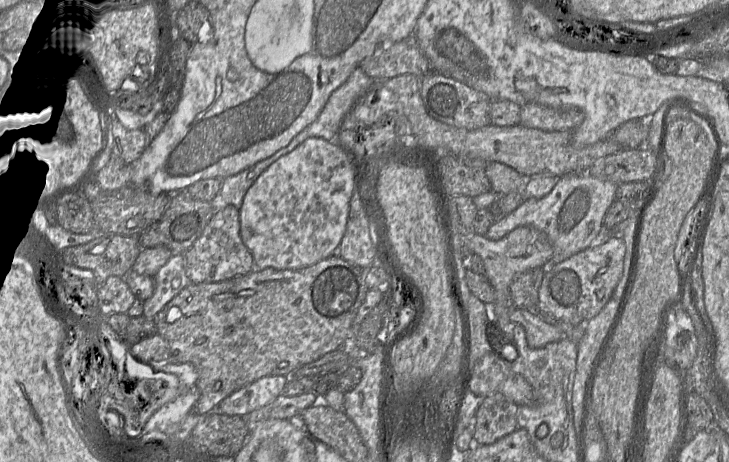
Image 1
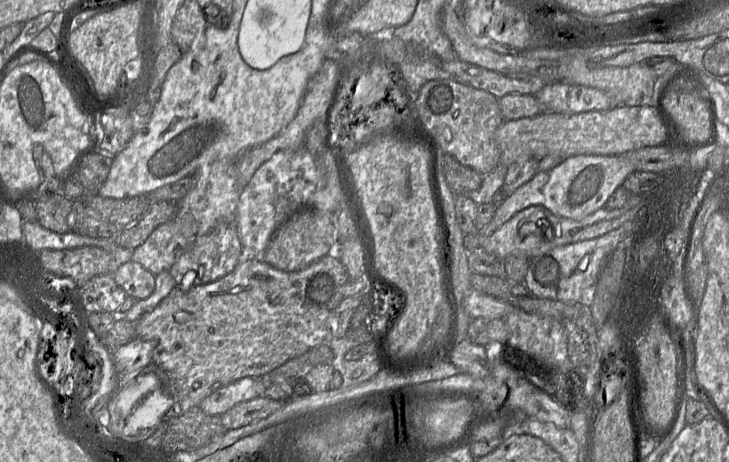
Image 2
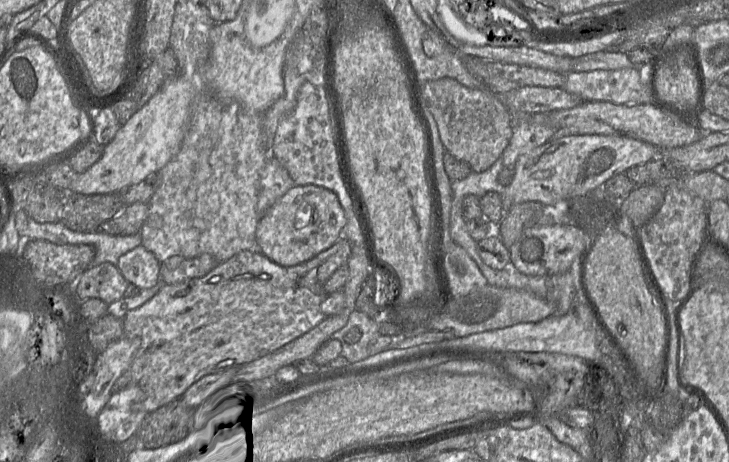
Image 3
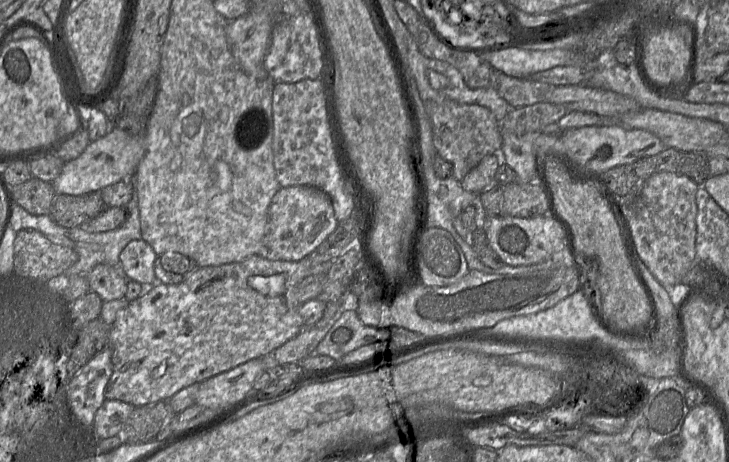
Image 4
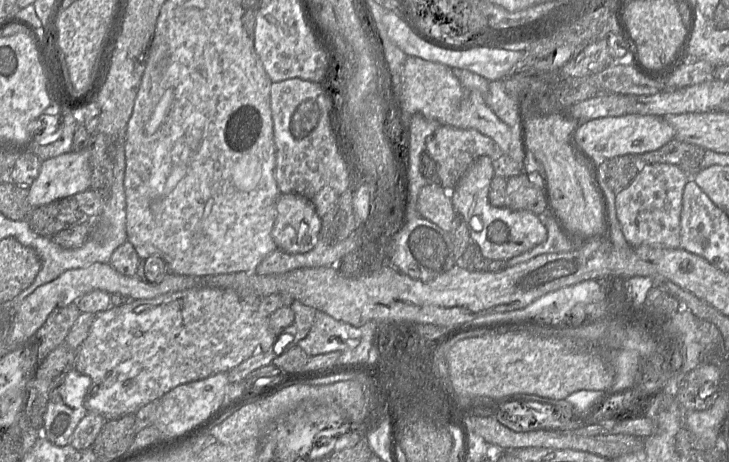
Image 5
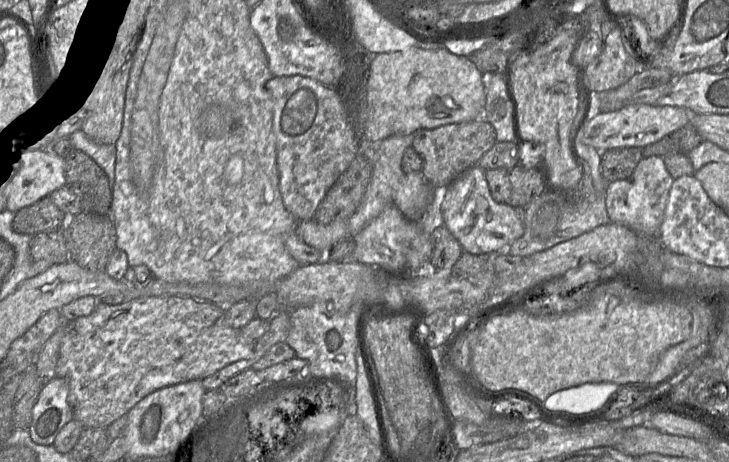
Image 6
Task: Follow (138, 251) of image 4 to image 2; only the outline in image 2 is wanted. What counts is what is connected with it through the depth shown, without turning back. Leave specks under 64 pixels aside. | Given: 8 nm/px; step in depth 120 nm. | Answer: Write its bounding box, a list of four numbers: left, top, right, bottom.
[112,260,156,300]

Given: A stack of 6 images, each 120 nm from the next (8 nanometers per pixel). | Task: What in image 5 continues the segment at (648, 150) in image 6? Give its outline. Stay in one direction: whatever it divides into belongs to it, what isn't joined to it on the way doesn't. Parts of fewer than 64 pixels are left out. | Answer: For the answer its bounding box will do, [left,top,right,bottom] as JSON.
[636,138,705,177]

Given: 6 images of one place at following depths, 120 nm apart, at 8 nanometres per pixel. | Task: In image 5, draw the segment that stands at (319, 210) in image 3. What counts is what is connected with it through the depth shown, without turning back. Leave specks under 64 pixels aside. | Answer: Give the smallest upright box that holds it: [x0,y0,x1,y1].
[272,193,322,254]

